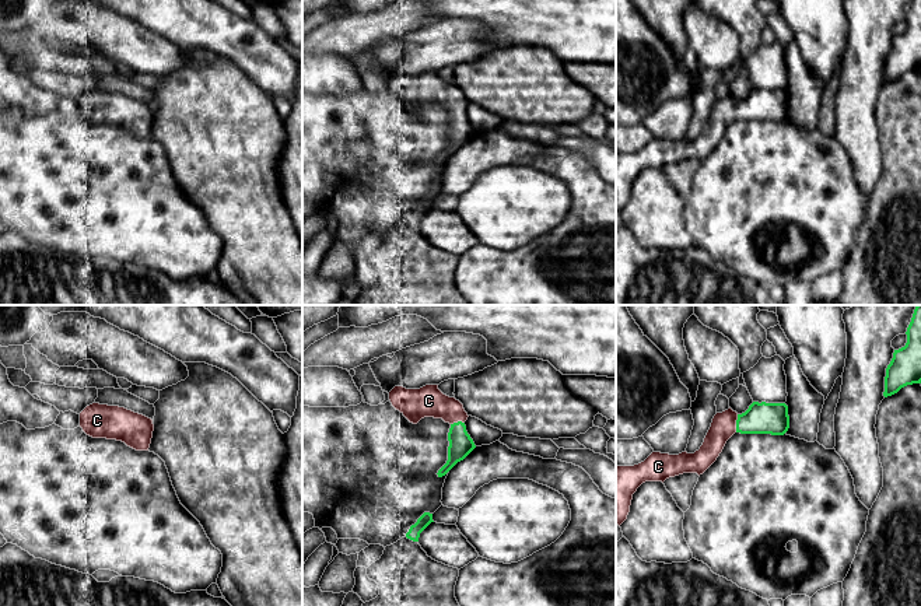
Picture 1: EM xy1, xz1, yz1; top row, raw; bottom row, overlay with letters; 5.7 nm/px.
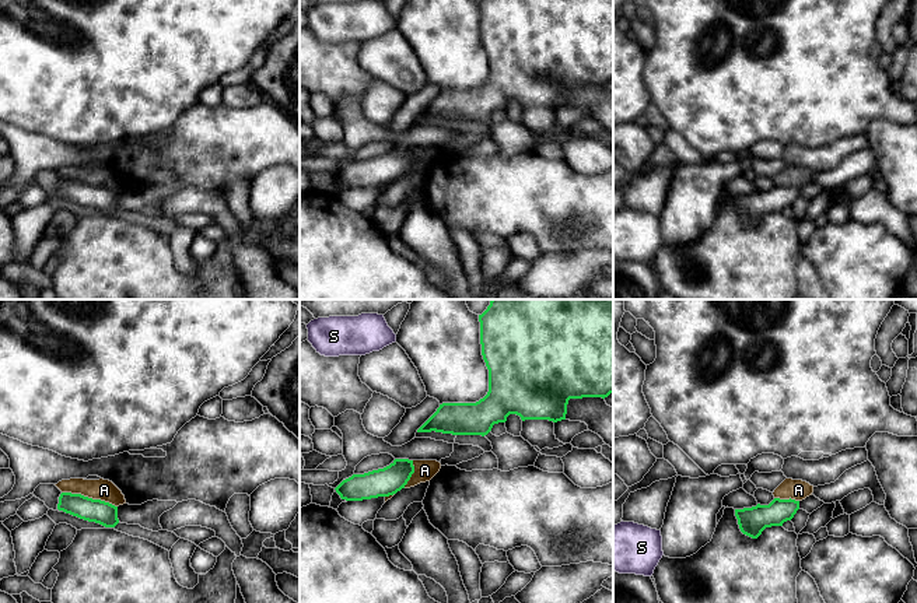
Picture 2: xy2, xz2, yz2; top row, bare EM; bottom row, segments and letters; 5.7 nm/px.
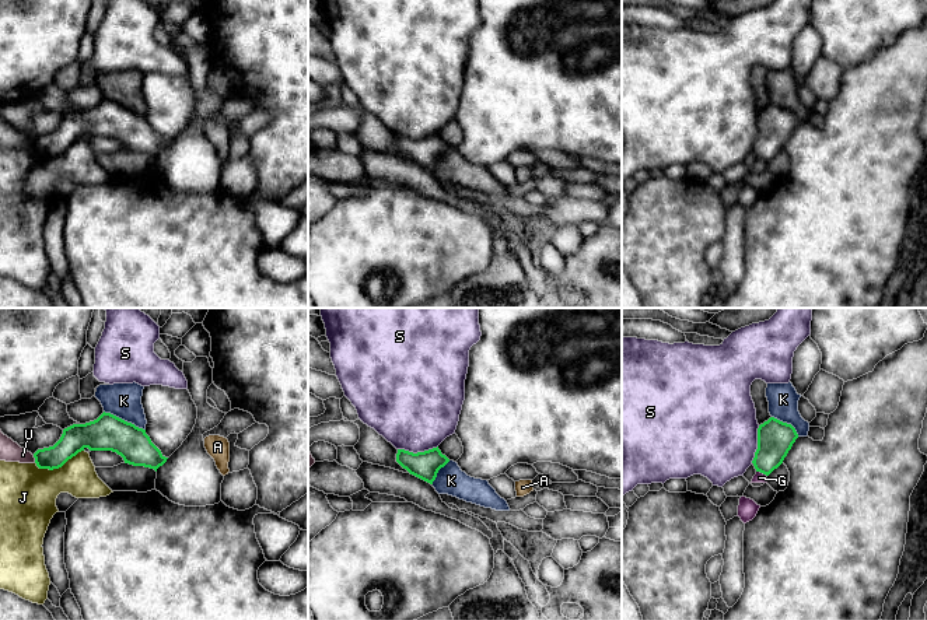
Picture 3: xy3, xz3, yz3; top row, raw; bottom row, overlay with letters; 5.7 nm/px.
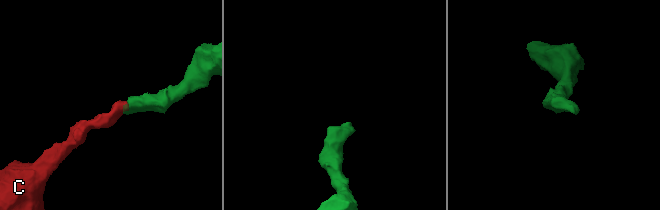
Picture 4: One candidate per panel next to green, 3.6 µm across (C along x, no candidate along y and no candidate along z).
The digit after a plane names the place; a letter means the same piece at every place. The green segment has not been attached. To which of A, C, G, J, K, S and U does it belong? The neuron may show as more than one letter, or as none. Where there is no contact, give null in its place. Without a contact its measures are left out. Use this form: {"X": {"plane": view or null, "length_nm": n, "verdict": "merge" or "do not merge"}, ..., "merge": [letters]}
{"A": {"plane": "xy2", "length_nm": 340, "verdict": "do not merge"}, "C": {"plane": "yz1", "length_nm": 110, "verdict": "merge"}, "G": {"plane": "yz3", "length_nm": 70, "verdict": "do not merge"}, "J": {"plane": "xy3", "length_nm": 300, "verdict": "do not merge"}, "K": {"plane": "xy3", "length_nm": 260, "verdict": "do not merge"}, "S": {"plane": "xz3", "length_nm": 240, "verdict": "do not merge"}, "U": {"plane": "xy3", "length_nm": 50, "verdict": "do not merge"}, "merge": ["C"]}

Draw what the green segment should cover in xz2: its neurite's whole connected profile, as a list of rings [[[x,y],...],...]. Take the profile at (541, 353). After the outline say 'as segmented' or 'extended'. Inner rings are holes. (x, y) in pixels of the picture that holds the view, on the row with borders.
[[[491,299],[479,315],[482,355],[489,369],[489,392],[476,403],[442,403],[417,432],[487,435],[510,414],[525,420],[566,420],[570,399],[613,393],[613,299]]] | as segmented

